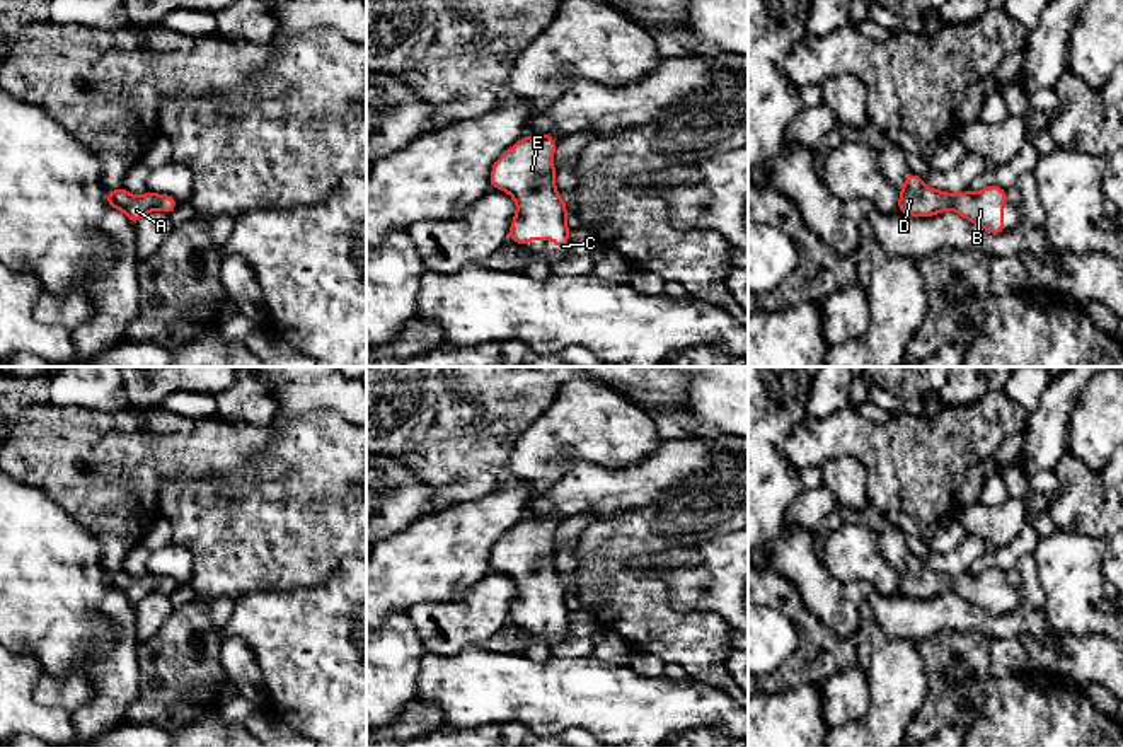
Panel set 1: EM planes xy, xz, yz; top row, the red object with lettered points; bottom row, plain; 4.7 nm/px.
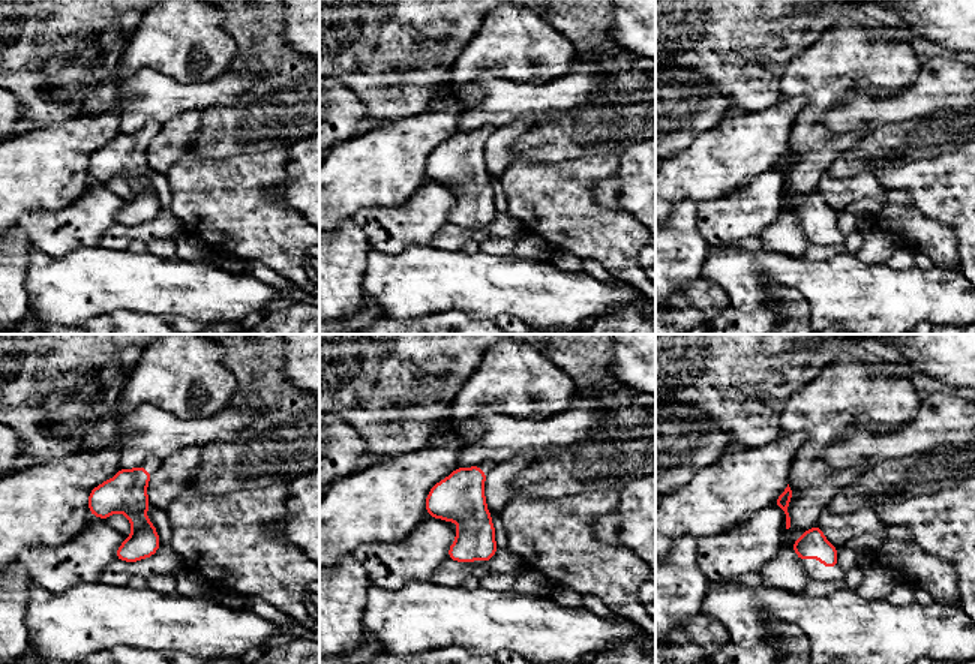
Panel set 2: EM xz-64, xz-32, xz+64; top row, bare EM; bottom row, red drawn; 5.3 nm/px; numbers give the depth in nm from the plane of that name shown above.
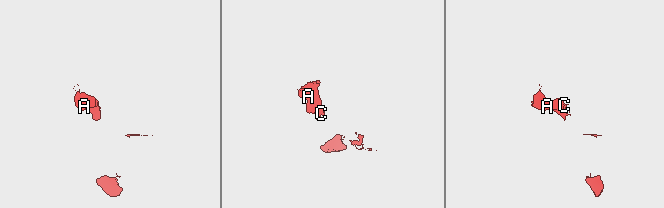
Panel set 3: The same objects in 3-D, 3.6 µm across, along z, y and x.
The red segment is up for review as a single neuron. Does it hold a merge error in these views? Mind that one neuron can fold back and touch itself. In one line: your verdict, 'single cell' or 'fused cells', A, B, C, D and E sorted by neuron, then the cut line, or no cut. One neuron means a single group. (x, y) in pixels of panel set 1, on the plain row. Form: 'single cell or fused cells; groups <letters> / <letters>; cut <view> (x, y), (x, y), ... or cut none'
single cell; groups A B C D E; cut none

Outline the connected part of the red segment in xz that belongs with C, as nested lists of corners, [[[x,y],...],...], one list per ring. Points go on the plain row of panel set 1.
[[[554,515],[523,518],[492,547],[489,568],[506,573],[516,583],[510,622],[556,622],[567,633],[567,588],[556,571]]]

